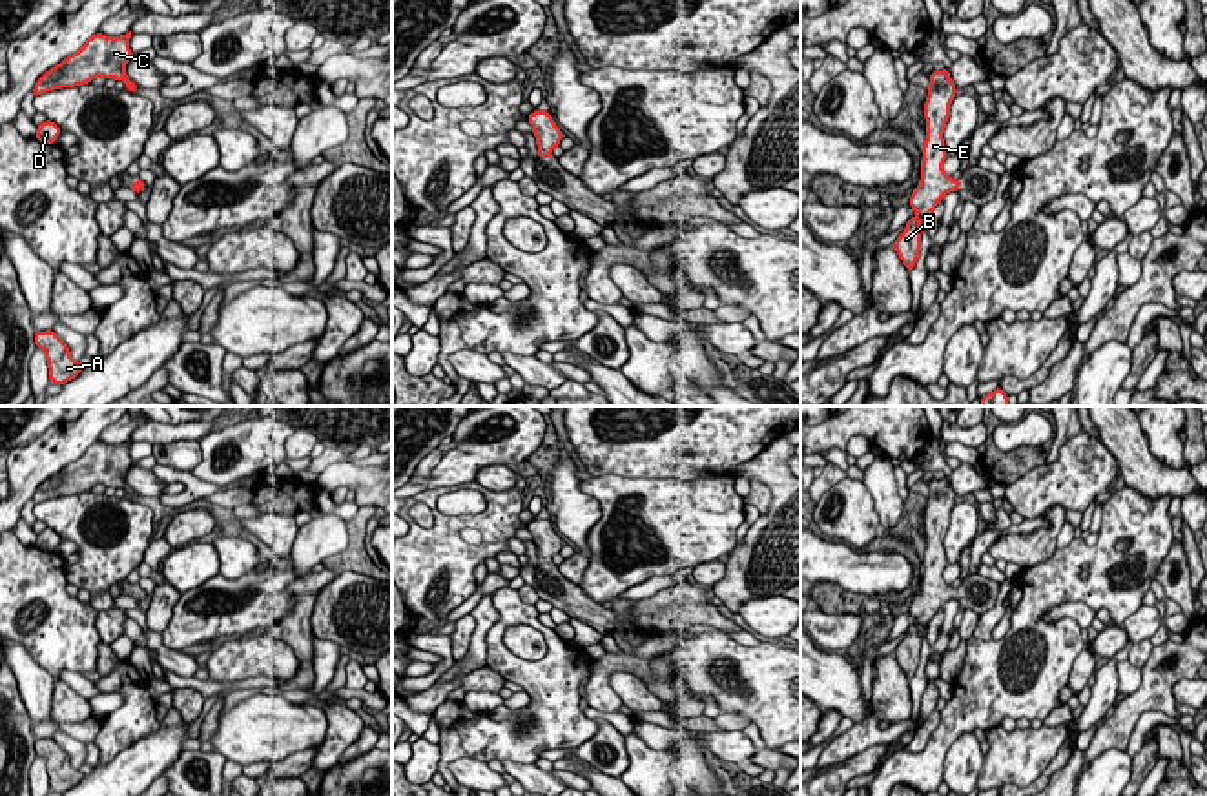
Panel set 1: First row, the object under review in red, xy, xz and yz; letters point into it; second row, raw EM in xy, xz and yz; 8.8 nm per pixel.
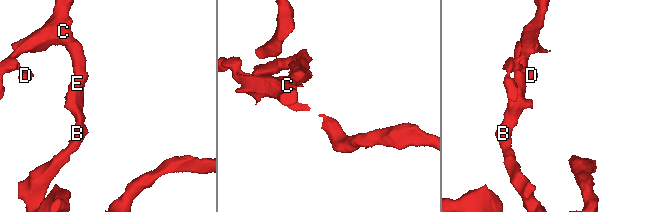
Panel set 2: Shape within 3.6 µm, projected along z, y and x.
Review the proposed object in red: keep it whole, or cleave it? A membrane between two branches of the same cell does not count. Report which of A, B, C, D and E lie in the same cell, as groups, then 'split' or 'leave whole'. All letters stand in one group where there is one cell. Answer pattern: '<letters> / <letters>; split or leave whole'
A B C D E; leave whole

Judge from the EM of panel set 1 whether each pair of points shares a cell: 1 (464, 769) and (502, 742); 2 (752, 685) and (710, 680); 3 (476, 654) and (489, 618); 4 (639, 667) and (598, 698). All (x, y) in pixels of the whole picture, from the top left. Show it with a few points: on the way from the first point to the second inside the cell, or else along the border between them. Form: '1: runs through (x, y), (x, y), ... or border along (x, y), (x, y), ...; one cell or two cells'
1: border along (485, 760), (454, 758), (447, 769); two cells
2: runs through (741, 685), (721, 680); one cell
3: runs through (478, 645), (482, 627); one cell
4: runs through (624, 665), (611, 665), (598, 683); one cell

